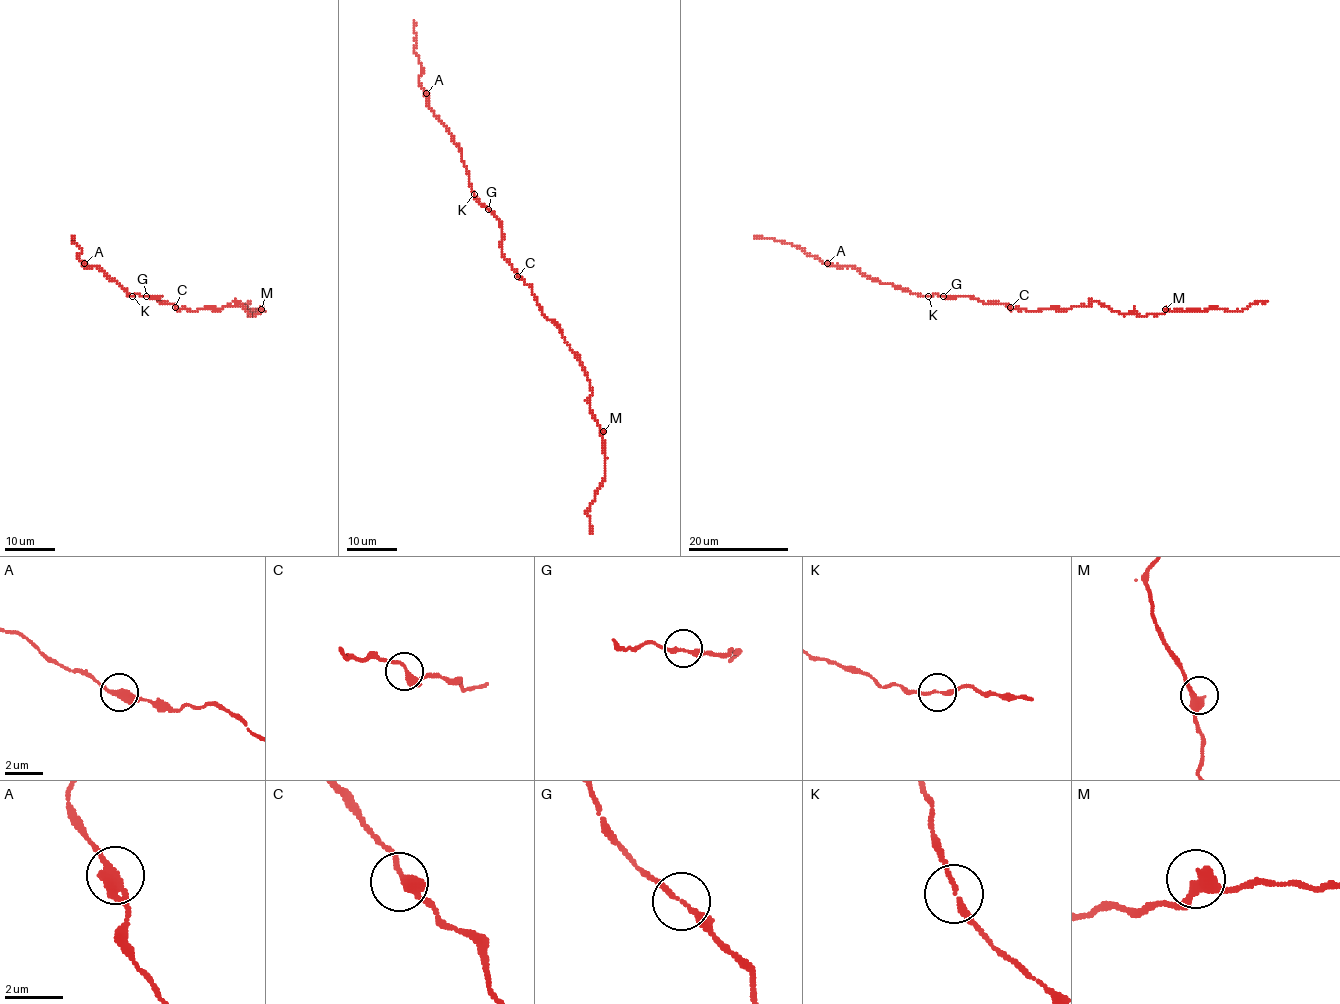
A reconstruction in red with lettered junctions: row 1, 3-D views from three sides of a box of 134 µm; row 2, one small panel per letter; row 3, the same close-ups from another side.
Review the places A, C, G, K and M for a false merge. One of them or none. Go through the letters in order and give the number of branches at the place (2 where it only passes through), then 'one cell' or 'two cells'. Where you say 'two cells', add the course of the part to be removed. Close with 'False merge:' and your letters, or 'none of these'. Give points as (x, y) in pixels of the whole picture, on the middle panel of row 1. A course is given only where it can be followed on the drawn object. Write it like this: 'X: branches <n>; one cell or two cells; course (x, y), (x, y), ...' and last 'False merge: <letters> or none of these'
A: branches 2; one cell
C: branches 2; one cell
G: branches 2; one cell
K: branches 2; one cell
M: branches 2; one cell
False merge: none of these

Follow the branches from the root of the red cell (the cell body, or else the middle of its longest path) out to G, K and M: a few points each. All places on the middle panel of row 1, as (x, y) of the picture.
G: (519, 275), (504, 256), (500, 245), (501, 222), (488, 210)
K: (519, 275), (504, 256), (500, 245), (501, 222), (473, 194)
M: (519, 275), (531, 288), (541, 313), (559, 328), (564, 340), (582, 363), (592, 388), (590, 412), (603, 431)

